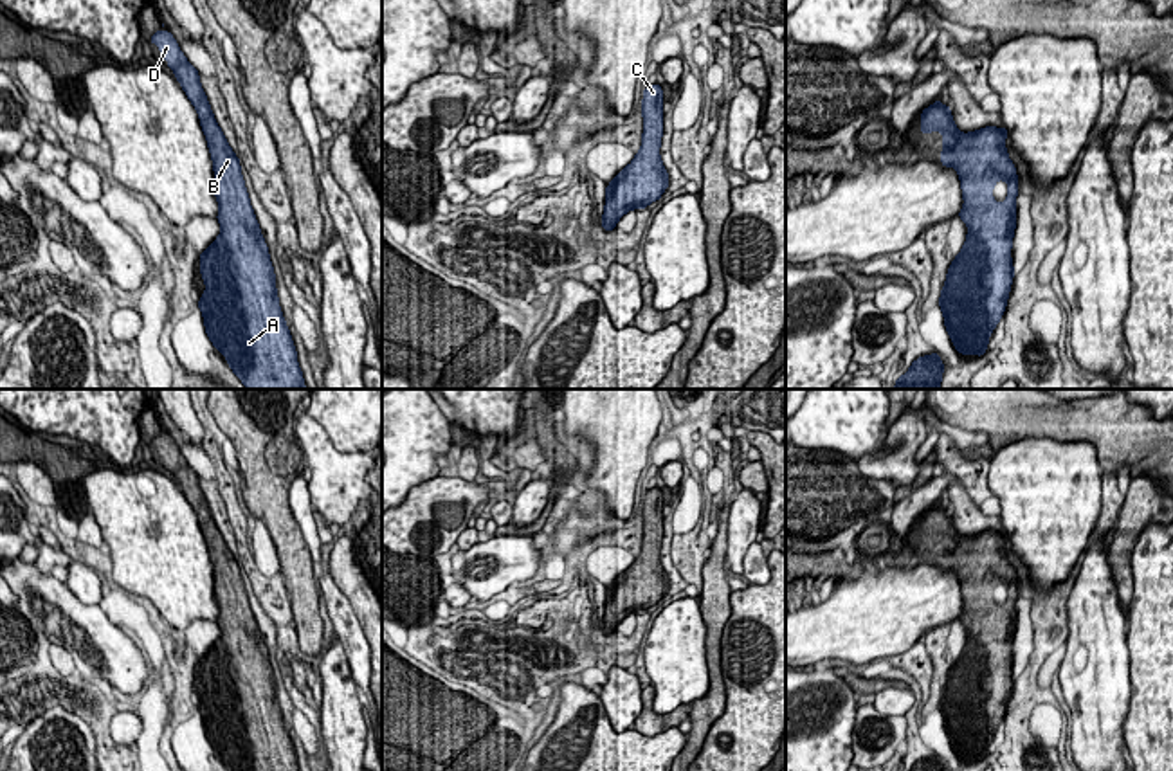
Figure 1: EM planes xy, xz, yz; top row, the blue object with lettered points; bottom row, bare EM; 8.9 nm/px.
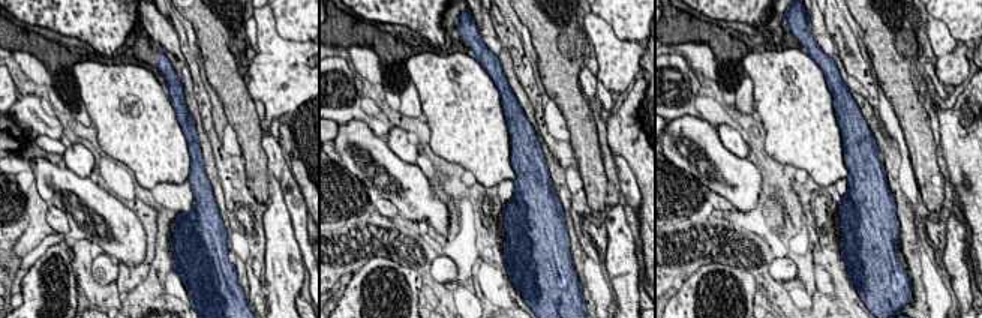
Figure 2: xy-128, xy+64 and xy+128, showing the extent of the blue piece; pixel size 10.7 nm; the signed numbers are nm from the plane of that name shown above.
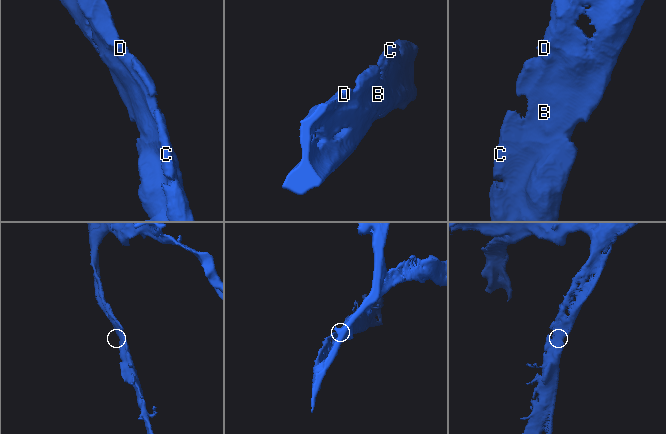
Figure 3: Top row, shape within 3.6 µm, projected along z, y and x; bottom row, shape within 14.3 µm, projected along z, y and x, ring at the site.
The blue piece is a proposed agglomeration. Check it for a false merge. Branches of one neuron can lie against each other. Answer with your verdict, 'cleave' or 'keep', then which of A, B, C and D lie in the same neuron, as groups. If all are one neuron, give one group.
keep | A B C D

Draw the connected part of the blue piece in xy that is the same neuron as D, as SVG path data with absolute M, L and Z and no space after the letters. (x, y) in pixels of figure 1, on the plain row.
M157 434L150 447L157 447L168 470L175 476L187 503L198 515L214 573L214 600L220 609L218 627L222 636L198 659L205 695L198 704L205 737L213 749L225 760L229 771L299 771L297 755L279 712L274 670L263 643L249 596L243 585L240 562L231 553L220 533L207 499L200 488L198 474L186 463L177 443L168 434Z

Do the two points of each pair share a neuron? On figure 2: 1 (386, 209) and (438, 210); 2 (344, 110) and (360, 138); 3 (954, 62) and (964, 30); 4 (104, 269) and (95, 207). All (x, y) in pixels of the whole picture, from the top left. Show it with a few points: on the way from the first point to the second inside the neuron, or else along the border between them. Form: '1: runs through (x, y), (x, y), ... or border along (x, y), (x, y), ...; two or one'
1: border along (374, 194), (387, 198), (399, 212); two
2: border along (338, 123), (363, 120), (381, 137); two
3: border along (931, 17), (942, 21), (957, 41); two
4: border along (102, 251), (117, 263); two

